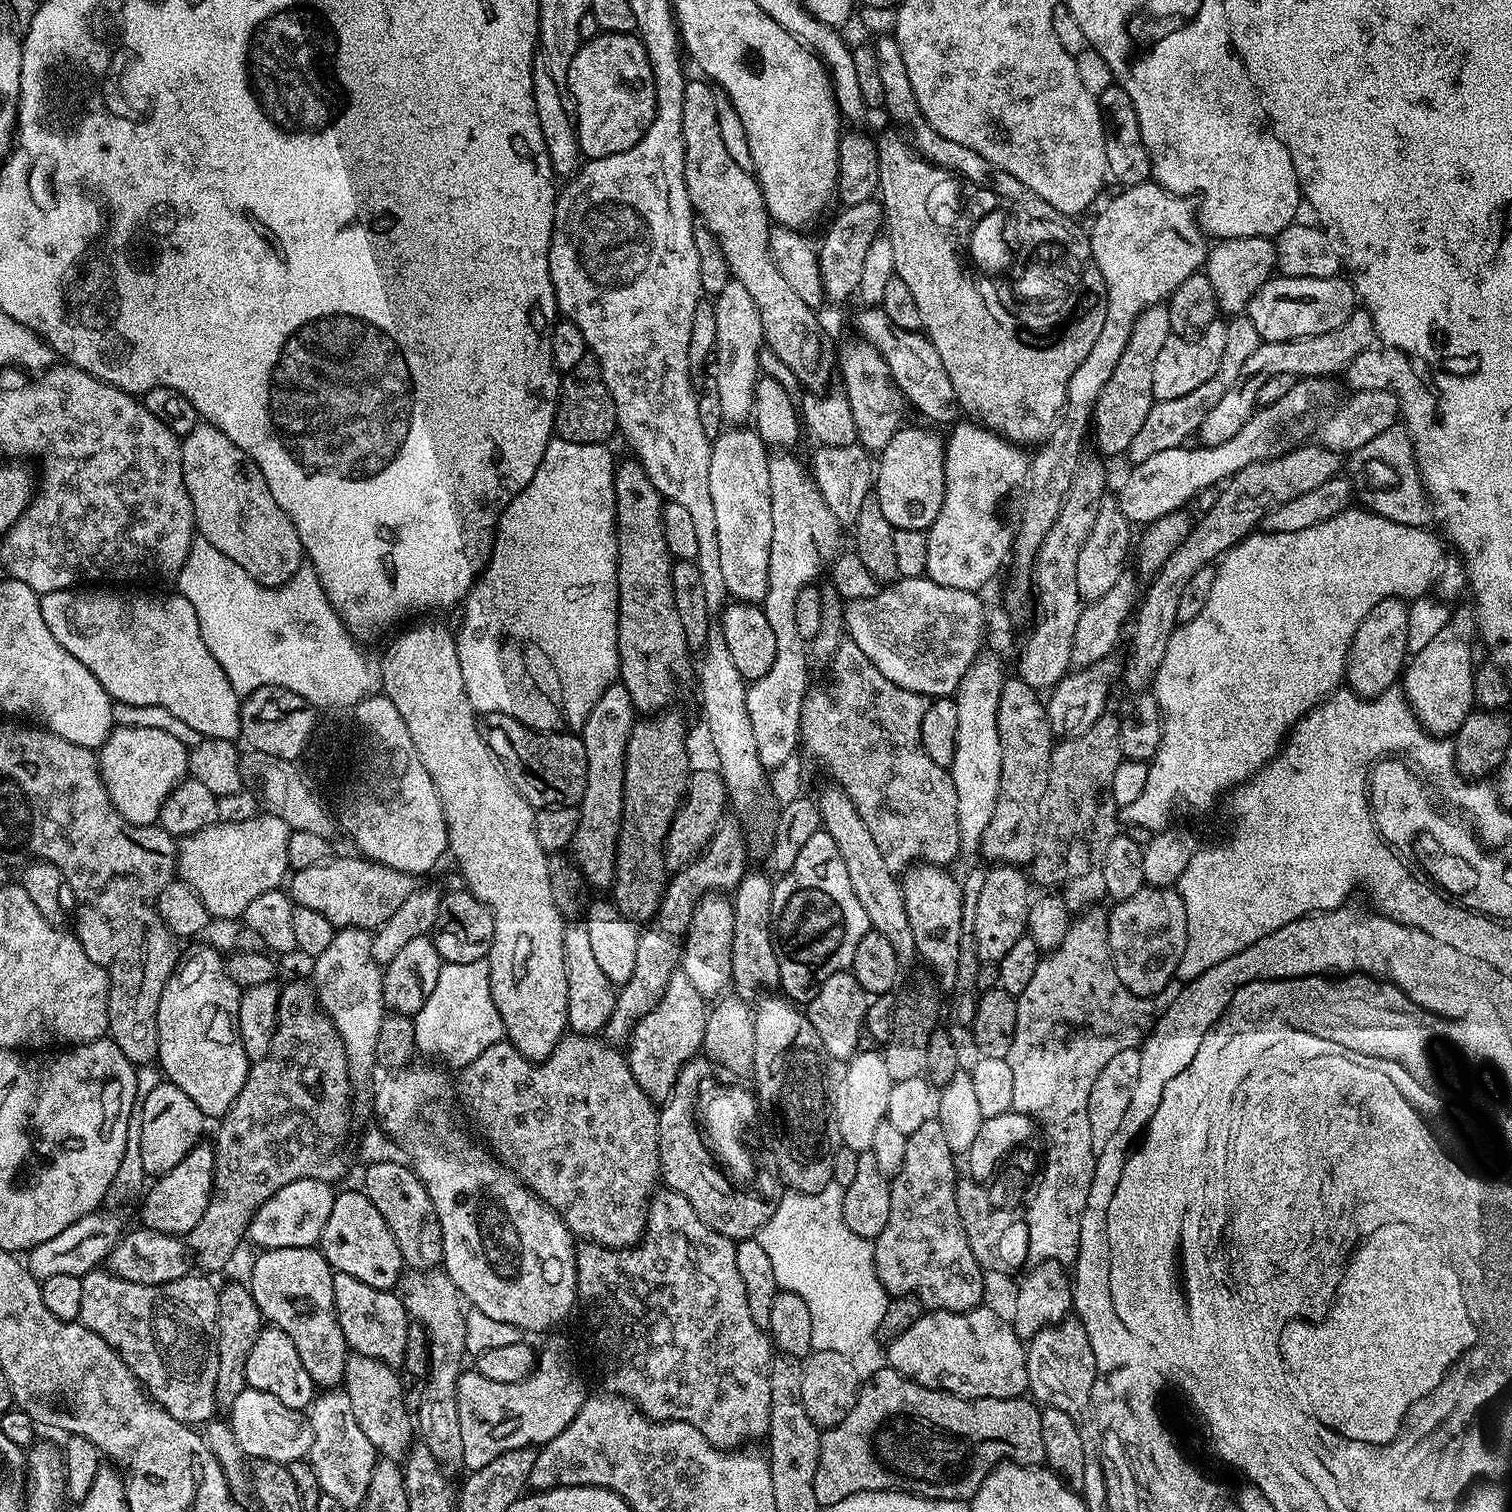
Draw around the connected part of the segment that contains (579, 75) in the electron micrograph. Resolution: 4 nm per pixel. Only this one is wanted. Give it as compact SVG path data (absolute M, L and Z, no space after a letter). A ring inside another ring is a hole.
M601 31L596 35L600 36L585 39L574 54L574 62L570 62L568 71L567 90L574 105L580 151L590 160L630 150L630 146L644 137L656 113L654 74L640 37L631 32Z

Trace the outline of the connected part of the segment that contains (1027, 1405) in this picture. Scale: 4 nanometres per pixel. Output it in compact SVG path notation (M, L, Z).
M881 1366L869 1380L863 1381L860 1392L856 1396L854 1406L842 1422L827 1429L820 1438L820 1457L818 1470L814 1474L814 1498L818 1498L821 1506L842 1502L842 1498L850 1498L859 1492L913 1492L915 1496L925 1496L931 1500L966 1500L971 1501L972 1495L982 1486L986 1474L997 1464L1011 1462L1013 1464L1027 1464L1040 1466L1045 1463L1044 1447L1042 1446L1042 1418L1040 1408L1028 1398L978 1398L968 1400L964 1396L952 1396L948 1392L940 1392L936 1388L927 1388L907 1380L900 1372L887 1366Z

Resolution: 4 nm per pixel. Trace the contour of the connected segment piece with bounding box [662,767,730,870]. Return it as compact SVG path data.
M715 767L700 768L691 773L688 778L688 789L684 791L684 799L680 802L680 808L672 820L668 836L664 839L664 863L669 869L679 870L685 868L695 856L710 842L725 819L724 807L729 807L728 788L724 784L724 778Z

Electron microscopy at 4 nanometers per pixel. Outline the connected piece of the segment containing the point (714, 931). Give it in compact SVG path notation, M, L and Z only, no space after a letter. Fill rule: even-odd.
M711 892L696 903L694 918L690 918L690 926L684 937L682 949L682 971L690 982L694 982L694 990L706 998L719 998L729 991L732 983L732 967L730 958L734 950L734 910L731 899L719 892Z

